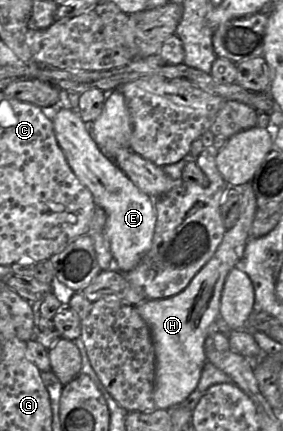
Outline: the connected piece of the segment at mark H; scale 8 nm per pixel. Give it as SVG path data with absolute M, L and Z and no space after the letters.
M250 182L243 184L240 215L236 224L226 230L213 257L196 273L189 284L178 294L145 300L136 310L150 329L155 351L155 381L153 399L158 409L170 409L182 403L197 387L203 366L207 362L205 339L209 327L220 317L220 300L225 279L242 257L248 233L258 207Z

